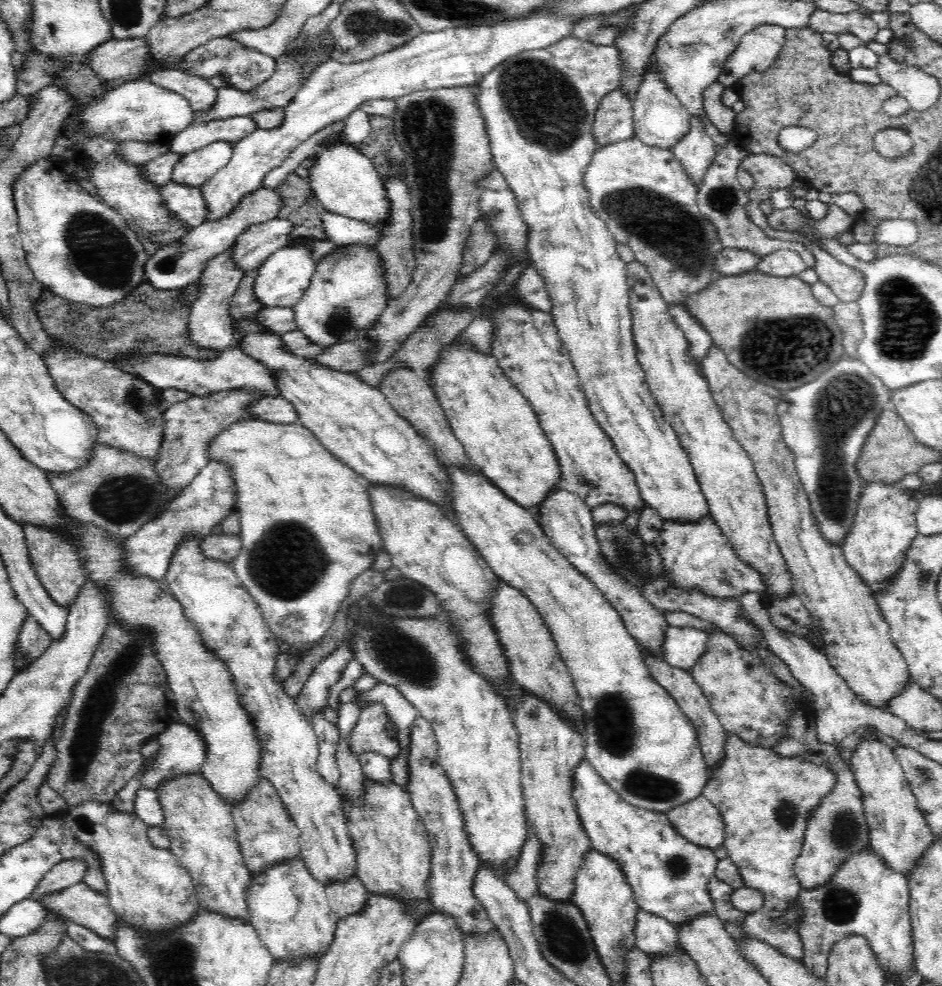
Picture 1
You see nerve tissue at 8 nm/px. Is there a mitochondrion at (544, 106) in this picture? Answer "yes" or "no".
yes

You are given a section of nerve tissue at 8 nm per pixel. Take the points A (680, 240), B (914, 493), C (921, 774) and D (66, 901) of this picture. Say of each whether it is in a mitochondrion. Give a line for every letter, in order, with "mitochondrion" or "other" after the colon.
A: mitochondrion
B: other
C: mitochondrion
D: other

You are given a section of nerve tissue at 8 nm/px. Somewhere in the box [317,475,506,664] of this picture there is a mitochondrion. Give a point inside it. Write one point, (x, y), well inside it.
(403, 597)

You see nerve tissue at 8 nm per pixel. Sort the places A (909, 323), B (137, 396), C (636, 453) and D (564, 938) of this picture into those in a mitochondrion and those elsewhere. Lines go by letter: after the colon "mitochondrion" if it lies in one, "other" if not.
A: mitochondrion
B: mitochondrion
C: other
D: mitochondrion

